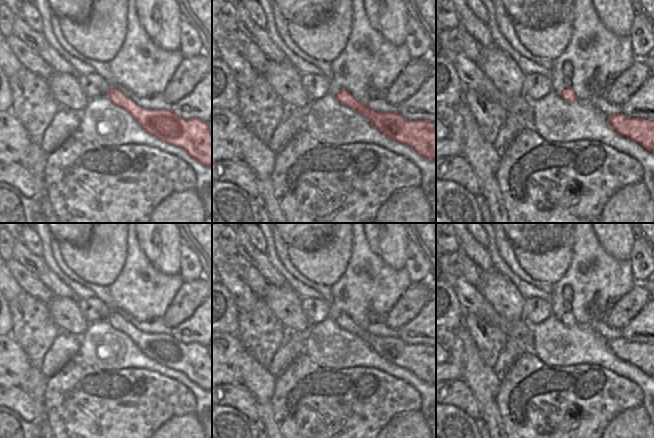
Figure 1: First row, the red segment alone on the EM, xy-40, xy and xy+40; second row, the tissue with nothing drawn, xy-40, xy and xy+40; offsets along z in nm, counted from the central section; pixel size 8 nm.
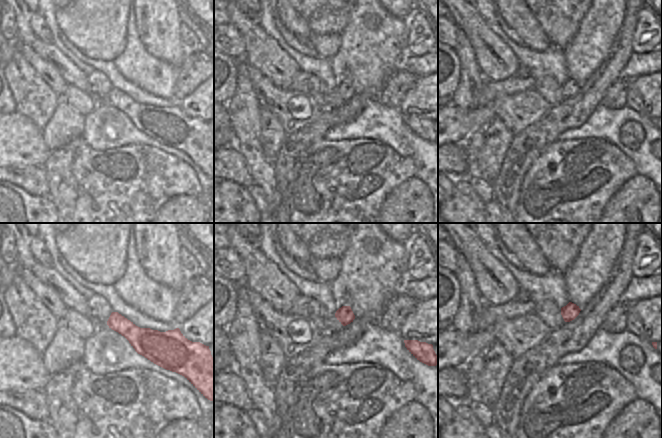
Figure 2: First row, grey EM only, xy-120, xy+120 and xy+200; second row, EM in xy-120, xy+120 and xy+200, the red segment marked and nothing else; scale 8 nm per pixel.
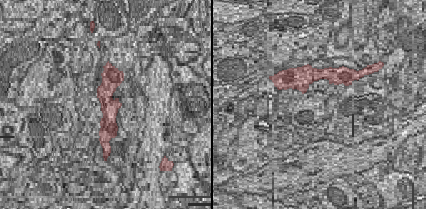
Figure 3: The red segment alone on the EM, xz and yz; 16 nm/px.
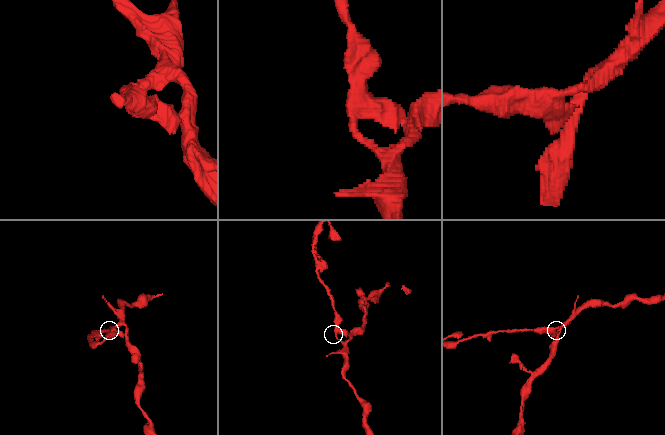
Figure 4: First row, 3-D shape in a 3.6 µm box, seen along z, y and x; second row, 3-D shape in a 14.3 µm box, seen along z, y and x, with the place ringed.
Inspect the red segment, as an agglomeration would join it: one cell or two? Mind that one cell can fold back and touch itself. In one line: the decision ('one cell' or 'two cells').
one cell

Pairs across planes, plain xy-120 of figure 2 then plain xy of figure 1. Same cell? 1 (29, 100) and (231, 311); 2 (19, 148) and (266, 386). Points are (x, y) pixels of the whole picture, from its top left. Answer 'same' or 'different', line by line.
1: different
2: different

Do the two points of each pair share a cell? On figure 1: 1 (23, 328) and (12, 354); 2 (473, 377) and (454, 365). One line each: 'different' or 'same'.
1: different
2: different

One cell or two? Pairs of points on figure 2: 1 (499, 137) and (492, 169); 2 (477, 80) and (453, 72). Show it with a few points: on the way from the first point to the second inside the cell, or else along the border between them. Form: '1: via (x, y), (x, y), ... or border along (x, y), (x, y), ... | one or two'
1: via (495, 145), (492, 161) | one
2: border along (457, 51), (460, 65), (459, 84), (451, 96) | two

